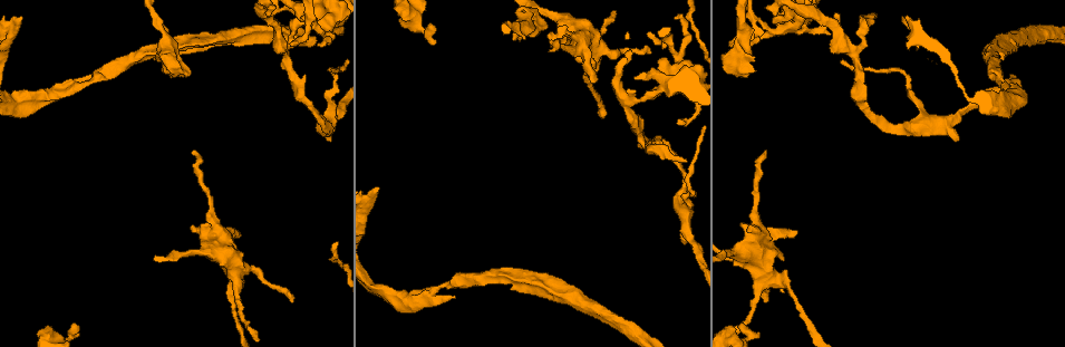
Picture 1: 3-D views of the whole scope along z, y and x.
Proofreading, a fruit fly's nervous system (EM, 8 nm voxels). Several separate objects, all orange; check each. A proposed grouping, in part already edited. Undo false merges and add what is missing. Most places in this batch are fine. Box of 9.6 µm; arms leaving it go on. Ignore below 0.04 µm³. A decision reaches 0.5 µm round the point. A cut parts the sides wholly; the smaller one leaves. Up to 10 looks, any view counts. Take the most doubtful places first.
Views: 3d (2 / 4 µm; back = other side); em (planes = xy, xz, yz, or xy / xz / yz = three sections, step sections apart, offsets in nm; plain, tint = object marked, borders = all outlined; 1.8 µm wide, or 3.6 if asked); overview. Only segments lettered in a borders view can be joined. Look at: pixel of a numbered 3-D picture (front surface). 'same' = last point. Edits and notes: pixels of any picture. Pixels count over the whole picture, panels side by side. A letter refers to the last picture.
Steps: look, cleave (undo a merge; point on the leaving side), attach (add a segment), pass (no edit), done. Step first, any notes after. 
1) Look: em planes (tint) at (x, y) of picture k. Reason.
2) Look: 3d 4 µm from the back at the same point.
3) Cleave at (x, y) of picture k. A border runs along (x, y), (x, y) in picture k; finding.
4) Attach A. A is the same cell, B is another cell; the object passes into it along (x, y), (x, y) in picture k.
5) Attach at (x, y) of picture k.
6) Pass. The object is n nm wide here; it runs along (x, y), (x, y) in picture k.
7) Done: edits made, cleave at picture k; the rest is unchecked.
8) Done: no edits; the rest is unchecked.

Look: em 3.6 µm planes (tint) at (997, 83) of picture 1. Sudden change in width.

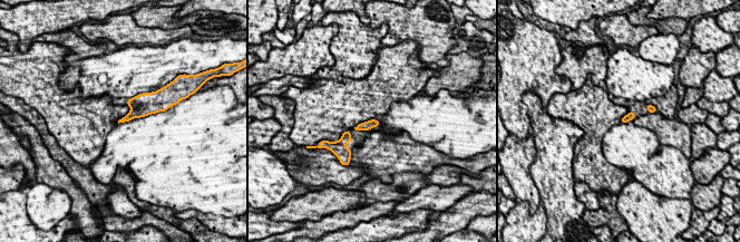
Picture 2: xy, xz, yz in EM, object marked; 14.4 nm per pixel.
Look: em 3.6 µm planes (borders) at the same point. What lies round it.

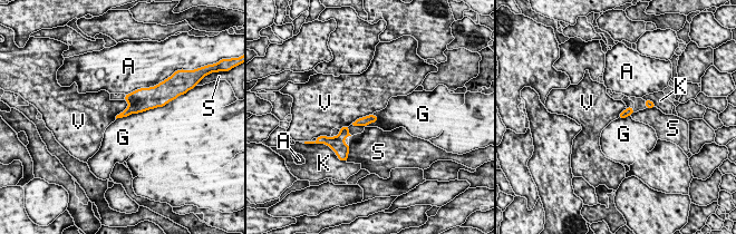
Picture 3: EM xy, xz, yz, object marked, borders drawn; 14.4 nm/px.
Pass. A, G, K, S and V are other cells; a border runs along (157, 106), (131, 113), (116, 119) in picture 3; one neuron here.

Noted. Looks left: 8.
Look: em planes (plain) at (164, 72) of picture 1. Free end.

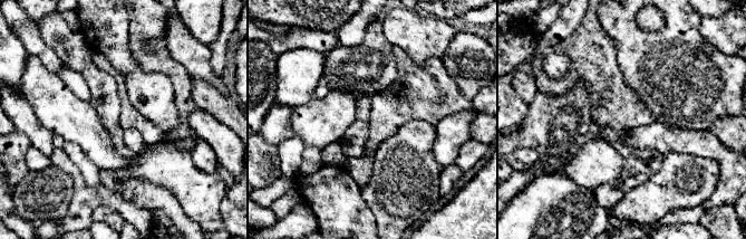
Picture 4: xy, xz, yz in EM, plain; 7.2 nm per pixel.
Look: em planes (borders) at the same point. See the neighbours.

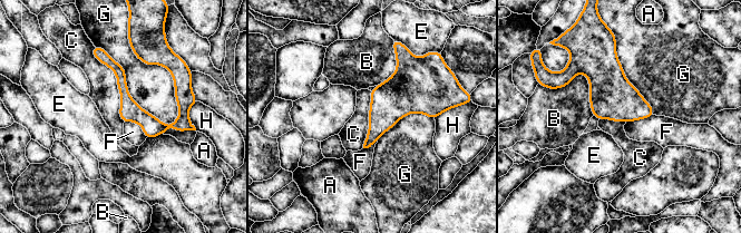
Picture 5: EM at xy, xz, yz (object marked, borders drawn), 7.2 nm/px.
Pass. A, B, C, E, F, G and H are other cells; a border runs along (93, 46), (116, 77), (124, 122) in picture 5; no lettered segment goes on from it.

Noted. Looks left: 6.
Look: 3d 4 µm from the back at (328, 23) of picture 1. Sudden change in width.

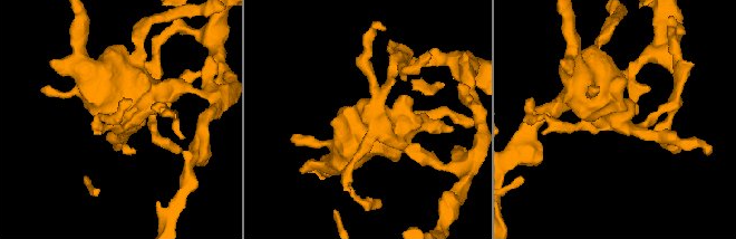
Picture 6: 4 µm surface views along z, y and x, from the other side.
Look: em 3.6 µm planes (tint) at (367, 119) of picture 6. Shape alone is not enough.

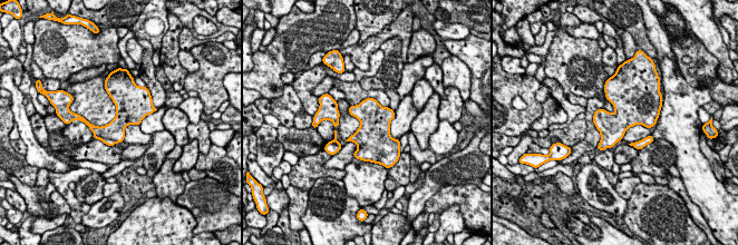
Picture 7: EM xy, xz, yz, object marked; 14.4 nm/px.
Look: em 3.6 µm planes (borders) at the same point.

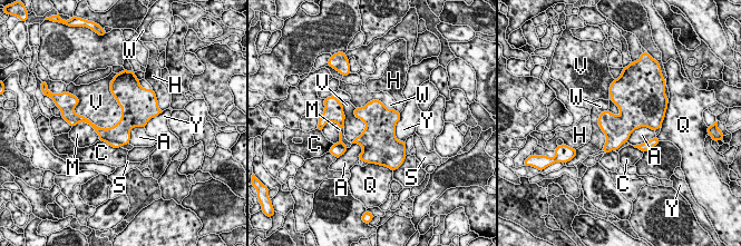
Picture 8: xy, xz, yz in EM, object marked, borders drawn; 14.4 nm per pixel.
Cleave at (114, 144) of picture 8. A, C, H, M, Q, S, V, W and Y are other cells; a border runs along (99, 136), (116, 140), (120, 145) in picture 8; a second neuron is stuck on.

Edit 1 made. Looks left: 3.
Look: overview.

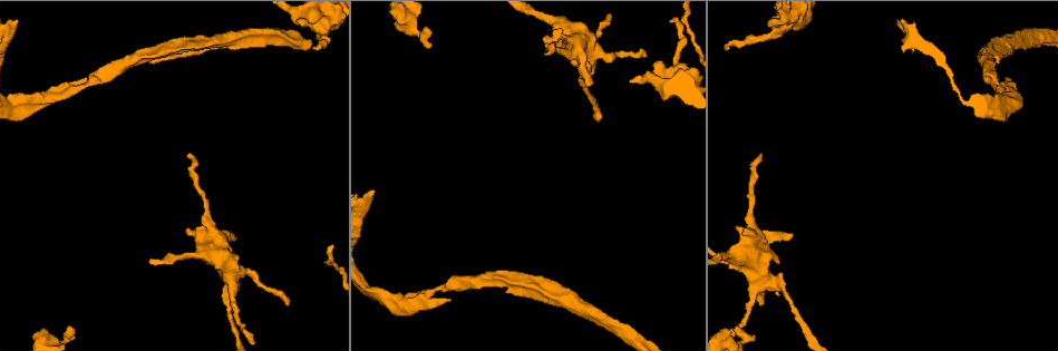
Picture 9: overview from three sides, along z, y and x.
Look: em planes (tint) at (235, 236) of picture 9. Free end.

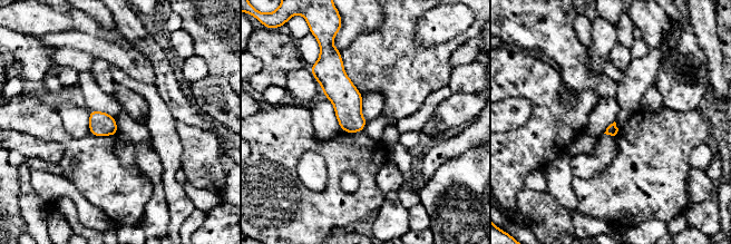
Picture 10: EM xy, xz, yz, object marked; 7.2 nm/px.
Look: em planes (borders) at the same point. What lies round it.

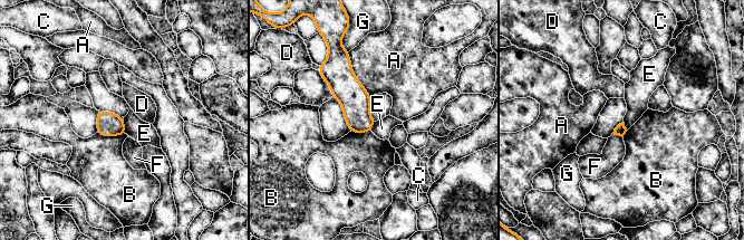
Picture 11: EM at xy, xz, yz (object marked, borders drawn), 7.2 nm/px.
Pass. The longest contact is with A, 360 nm; A, B, C, D, E, F and G are other cells; no lettered segment goes on from it.

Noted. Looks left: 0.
Done: edits made, cleave at picture 8; the rest is unchecked.

